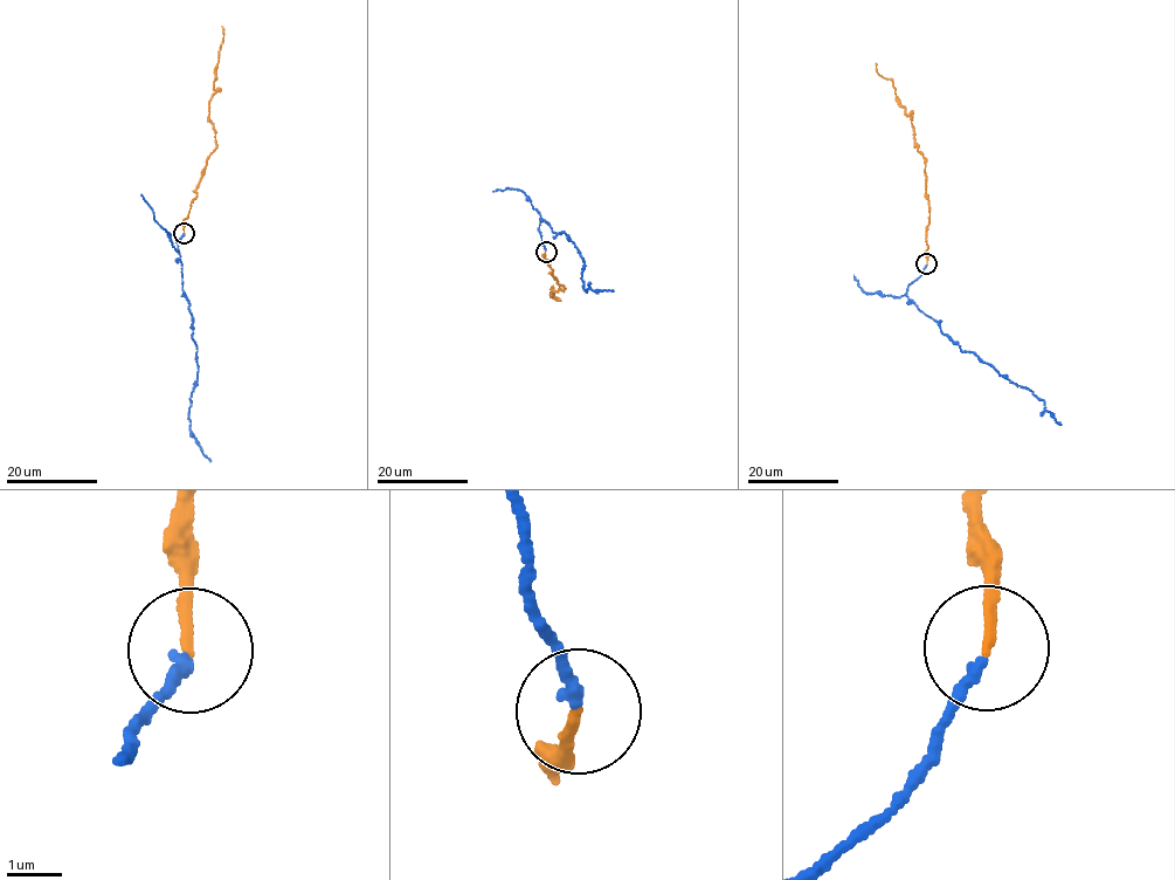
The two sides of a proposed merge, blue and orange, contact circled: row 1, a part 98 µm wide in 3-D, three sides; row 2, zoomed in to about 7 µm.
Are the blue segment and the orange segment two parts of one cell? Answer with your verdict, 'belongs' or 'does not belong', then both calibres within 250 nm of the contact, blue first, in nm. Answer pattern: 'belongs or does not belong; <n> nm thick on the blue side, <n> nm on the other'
belongs; 200 nm thick on the blue side, 180 nm on the other

